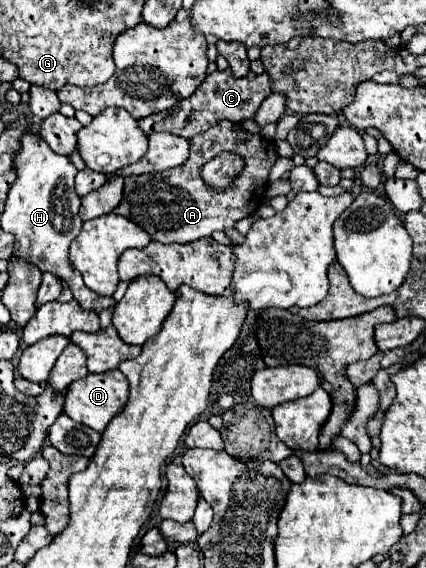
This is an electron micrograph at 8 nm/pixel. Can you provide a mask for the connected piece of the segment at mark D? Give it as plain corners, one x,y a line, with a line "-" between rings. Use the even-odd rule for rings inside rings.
112,369
112,371
104,371
104,373
90,373
88,377
72,383
66,393
64,413
68,417
72,417
74,421
102,433
106,429
106,425
124,409
126,403
128,403
128,381
122,375
122,371

